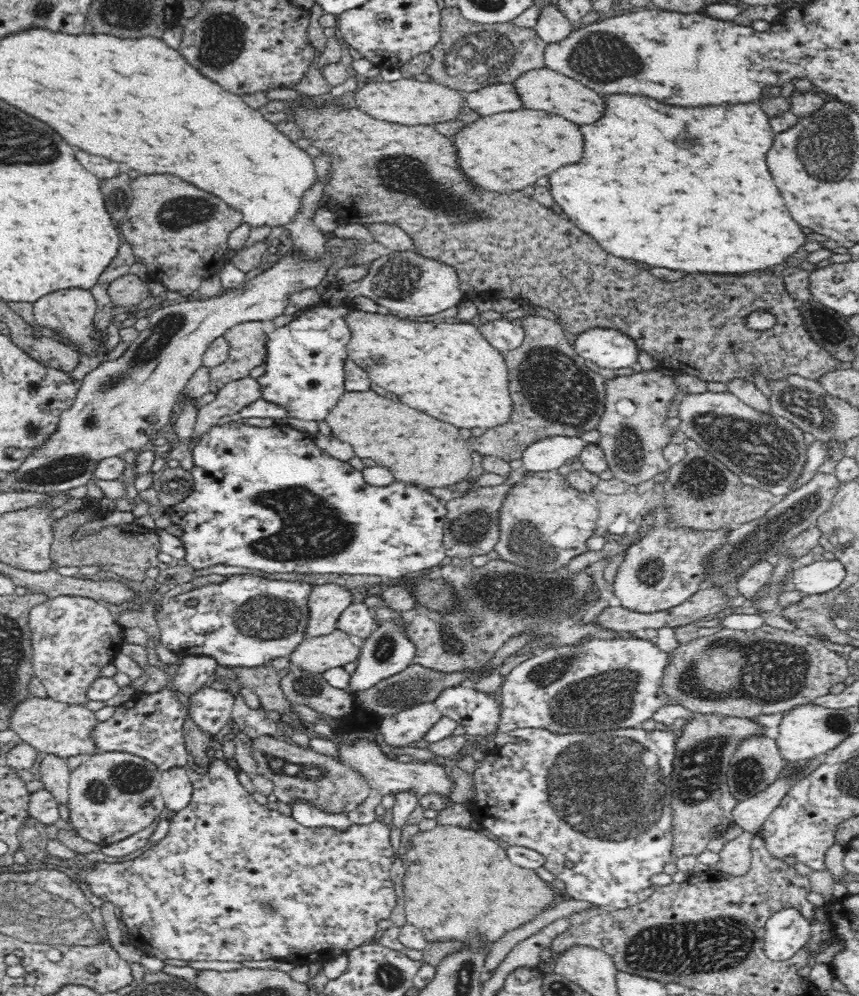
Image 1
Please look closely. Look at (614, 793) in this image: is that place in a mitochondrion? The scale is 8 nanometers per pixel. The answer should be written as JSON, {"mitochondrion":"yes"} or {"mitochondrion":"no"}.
{"mitochondrion":"yes"}

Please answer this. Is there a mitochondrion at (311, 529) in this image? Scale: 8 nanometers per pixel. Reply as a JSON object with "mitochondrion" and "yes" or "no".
{"mitochondrion":"yes"}

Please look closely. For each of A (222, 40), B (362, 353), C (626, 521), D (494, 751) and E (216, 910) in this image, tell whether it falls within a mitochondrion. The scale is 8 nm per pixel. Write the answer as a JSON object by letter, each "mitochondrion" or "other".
{"A":"mitochondrion","B":"other","C":"other","D":"other","E":"other"}

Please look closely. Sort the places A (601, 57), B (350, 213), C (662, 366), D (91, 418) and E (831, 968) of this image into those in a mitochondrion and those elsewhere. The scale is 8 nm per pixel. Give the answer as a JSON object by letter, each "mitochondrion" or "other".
{"A":"mitochondrion","B":"other","C":"other","D":"mitochondrion","E":"other"}

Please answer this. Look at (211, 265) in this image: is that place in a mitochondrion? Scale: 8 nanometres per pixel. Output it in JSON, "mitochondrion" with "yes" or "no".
{"mitochondrion":"no"}

